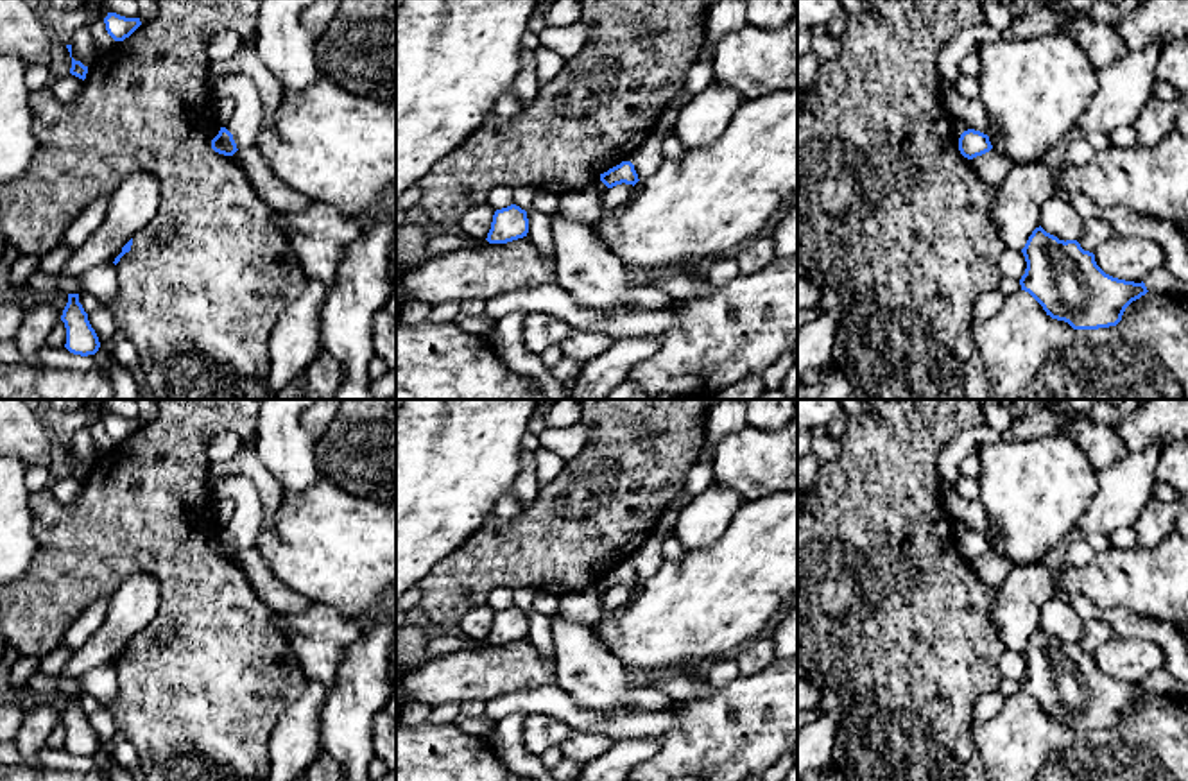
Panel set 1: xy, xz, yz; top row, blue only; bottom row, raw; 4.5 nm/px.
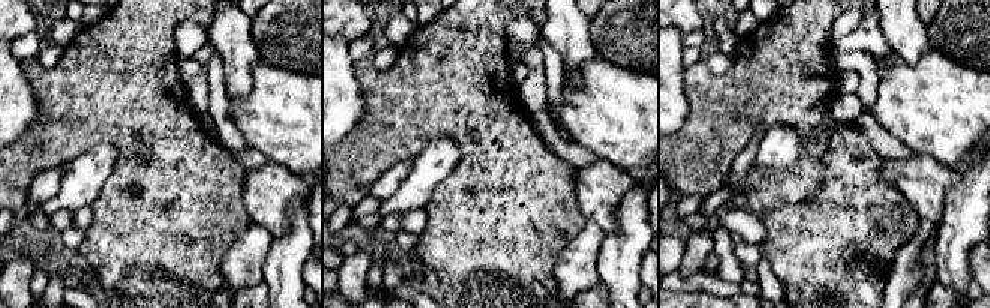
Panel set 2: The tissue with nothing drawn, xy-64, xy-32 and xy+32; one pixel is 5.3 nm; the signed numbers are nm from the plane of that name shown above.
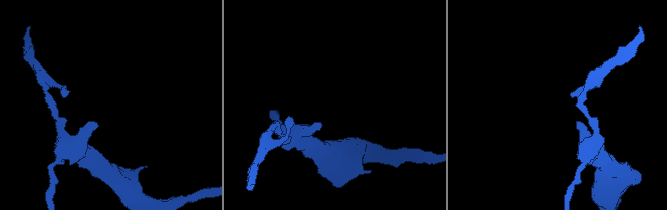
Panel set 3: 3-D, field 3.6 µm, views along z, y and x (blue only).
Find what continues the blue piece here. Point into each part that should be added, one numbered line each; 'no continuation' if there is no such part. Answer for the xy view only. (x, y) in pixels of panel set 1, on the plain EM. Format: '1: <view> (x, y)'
no continuation

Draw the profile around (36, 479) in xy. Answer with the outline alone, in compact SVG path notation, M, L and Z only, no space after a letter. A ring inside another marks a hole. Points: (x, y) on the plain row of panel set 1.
M27 468L23 478L29 494L48 487L52 480L50 468Z

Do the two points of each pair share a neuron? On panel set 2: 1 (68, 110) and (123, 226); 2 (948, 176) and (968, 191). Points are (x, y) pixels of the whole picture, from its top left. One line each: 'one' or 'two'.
1: one
2: two

